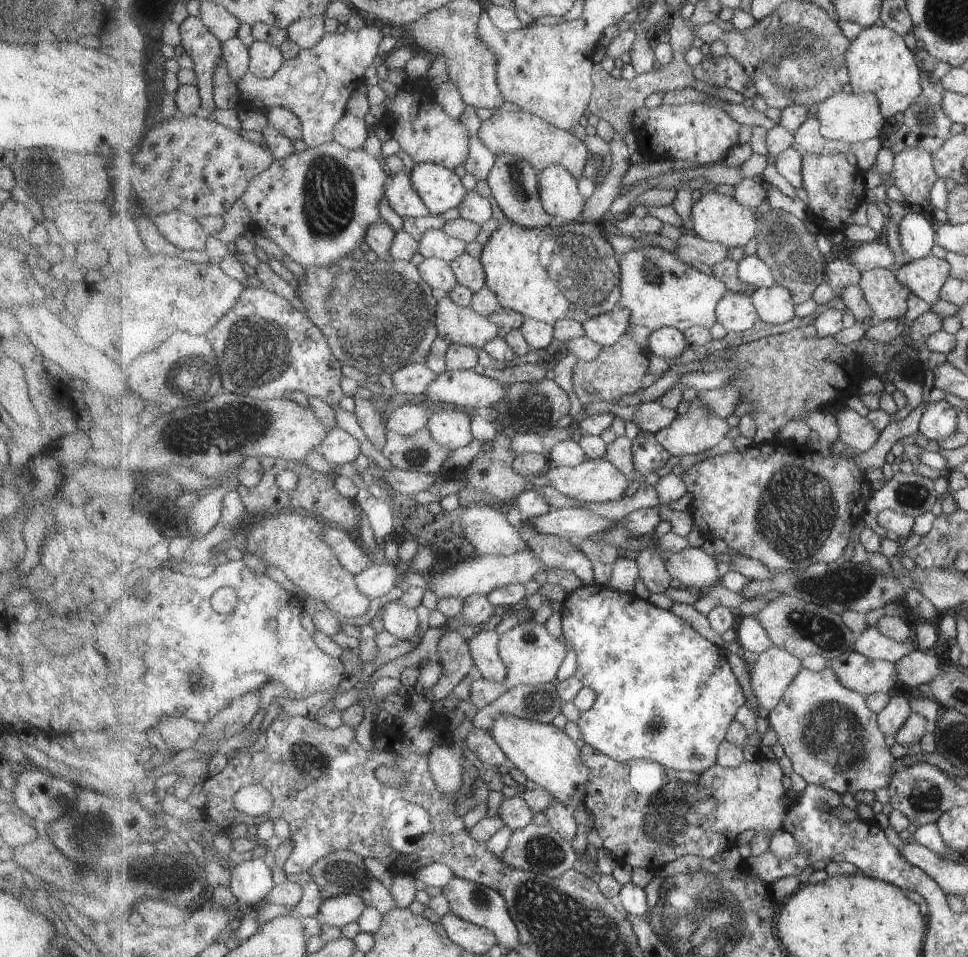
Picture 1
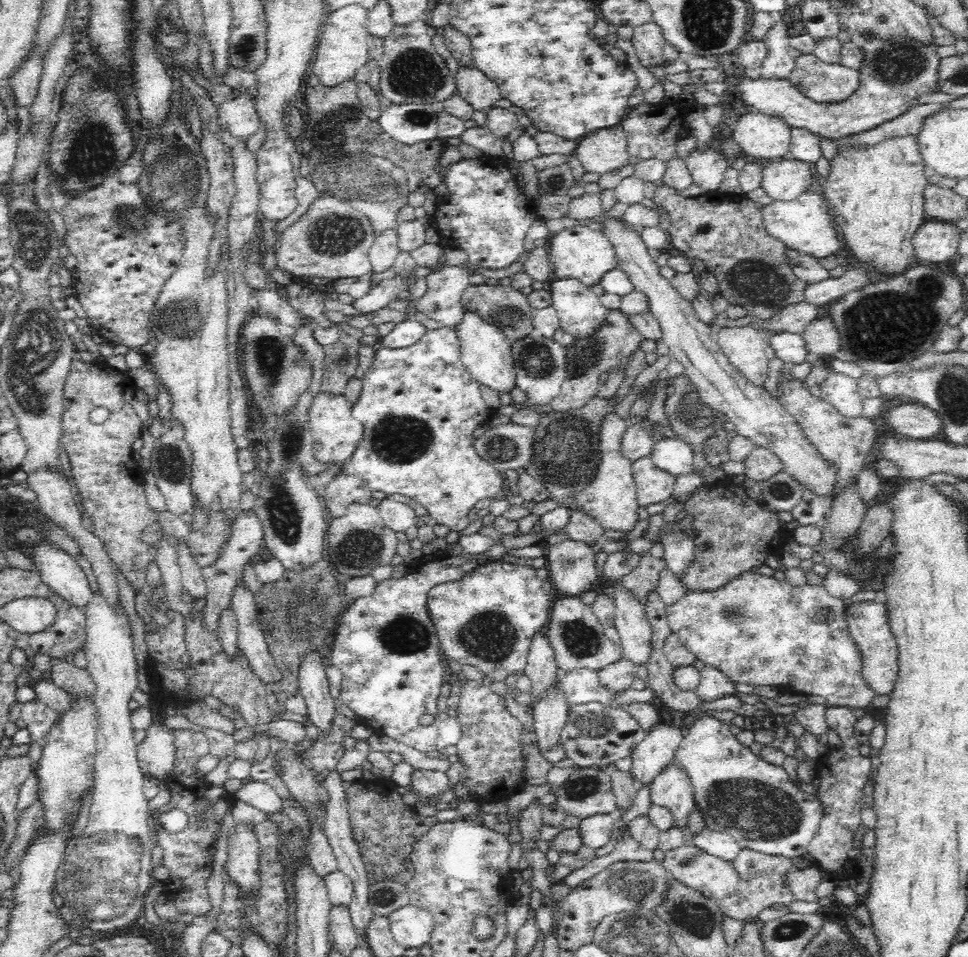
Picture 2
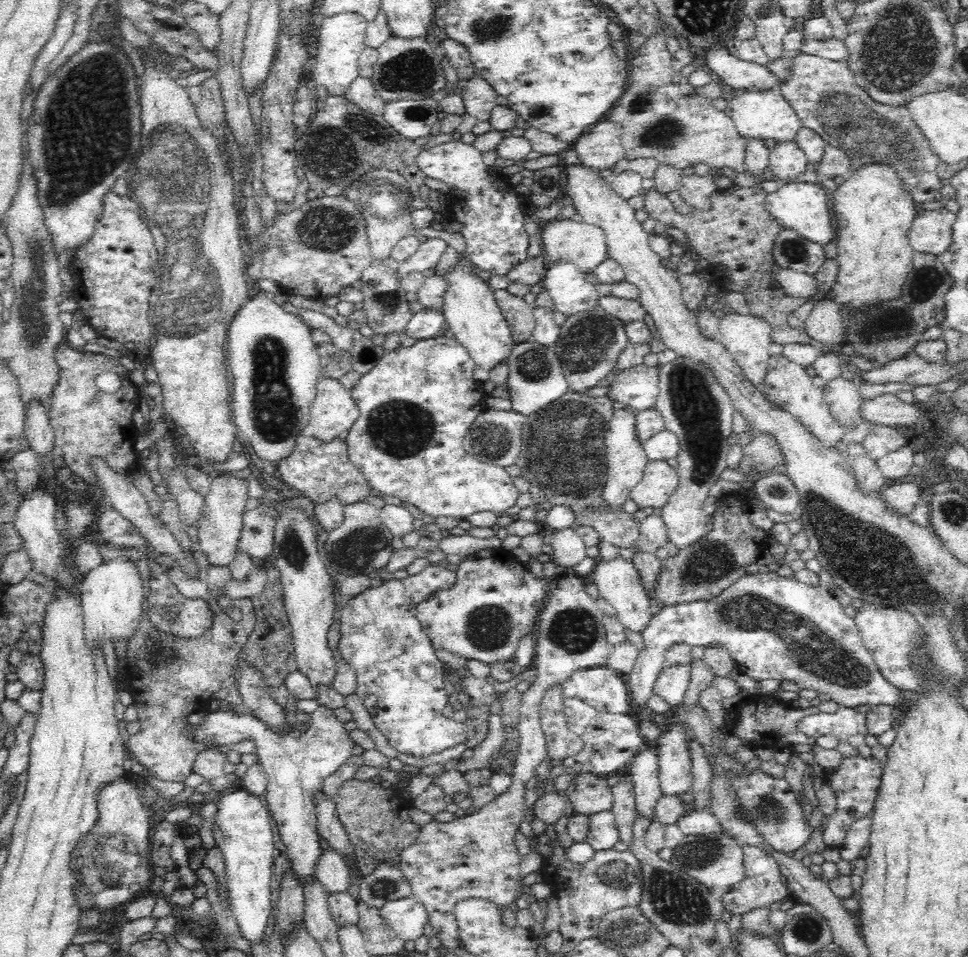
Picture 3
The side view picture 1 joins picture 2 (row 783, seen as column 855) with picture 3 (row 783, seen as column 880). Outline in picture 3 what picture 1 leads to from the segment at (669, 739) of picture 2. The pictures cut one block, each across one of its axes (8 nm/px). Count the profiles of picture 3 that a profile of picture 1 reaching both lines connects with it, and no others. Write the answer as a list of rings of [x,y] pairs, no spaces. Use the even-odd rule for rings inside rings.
[[[650,744],[646,750],[637,752],[625,771],[629,773],[635,792],[636,813],[642,813],[655,820],[653,808],[658,799],[662,797],[657,745]]]

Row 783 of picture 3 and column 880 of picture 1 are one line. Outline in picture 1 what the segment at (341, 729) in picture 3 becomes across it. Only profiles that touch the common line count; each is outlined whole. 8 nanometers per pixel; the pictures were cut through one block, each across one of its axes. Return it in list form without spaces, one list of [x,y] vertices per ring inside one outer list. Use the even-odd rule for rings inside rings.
[[[891,269],[865,270],[859,274],[857,282],[873,310],[866,328],[907,314],[907,300],[912,290],[901,284]]]

